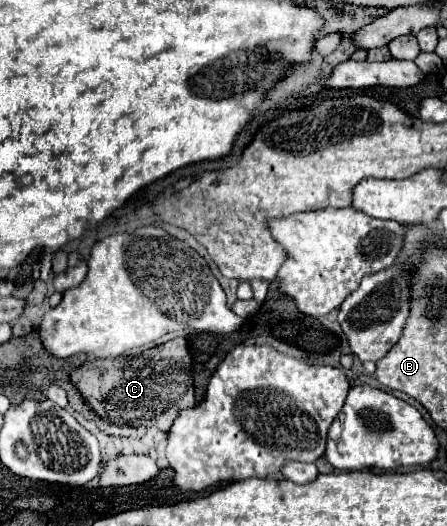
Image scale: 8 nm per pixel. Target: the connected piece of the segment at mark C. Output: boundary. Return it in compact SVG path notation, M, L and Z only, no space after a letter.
M171 339L159 347L147 349L137 357L93 359L73 371L71 381L77 385L91 409L109 423L131 427L157 427L169 431L183 409L195 405L191 351L187 339Z

